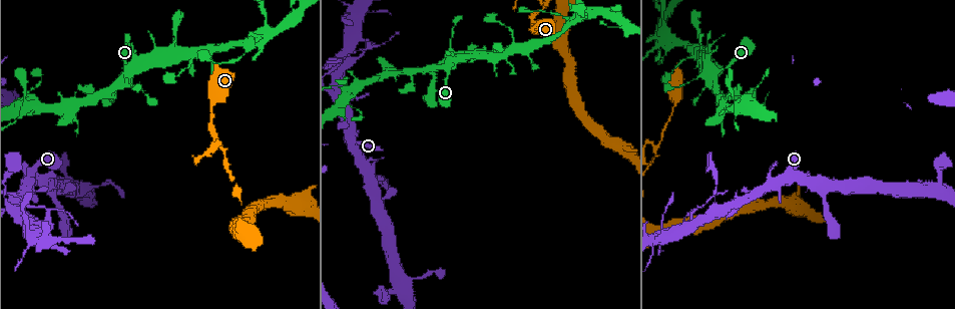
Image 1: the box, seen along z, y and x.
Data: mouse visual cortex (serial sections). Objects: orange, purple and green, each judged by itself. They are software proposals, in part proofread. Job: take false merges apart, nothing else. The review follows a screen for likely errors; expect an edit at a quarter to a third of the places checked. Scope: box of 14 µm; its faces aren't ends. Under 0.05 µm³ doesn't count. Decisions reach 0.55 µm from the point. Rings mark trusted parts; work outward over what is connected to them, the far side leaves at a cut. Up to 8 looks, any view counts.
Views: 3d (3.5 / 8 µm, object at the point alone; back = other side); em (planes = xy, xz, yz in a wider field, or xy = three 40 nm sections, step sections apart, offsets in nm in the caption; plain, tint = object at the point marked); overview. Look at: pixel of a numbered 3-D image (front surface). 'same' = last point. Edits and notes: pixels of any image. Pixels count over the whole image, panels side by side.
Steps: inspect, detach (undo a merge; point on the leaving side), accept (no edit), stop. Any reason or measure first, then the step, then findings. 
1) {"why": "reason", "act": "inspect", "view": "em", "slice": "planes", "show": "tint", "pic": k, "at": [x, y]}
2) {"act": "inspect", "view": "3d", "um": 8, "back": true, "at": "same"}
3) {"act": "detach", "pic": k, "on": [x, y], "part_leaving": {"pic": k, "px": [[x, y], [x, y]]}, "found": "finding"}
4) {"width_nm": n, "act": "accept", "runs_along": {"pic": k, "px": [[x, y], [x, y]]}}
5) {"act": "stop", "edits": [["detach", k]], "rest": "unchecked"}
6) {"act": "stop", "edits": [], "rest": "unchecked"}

{"why": "abrupt turn", "act": "inspect", "view": "3d", "um": 3.5, "pic": 1, "at": [712, 69]}

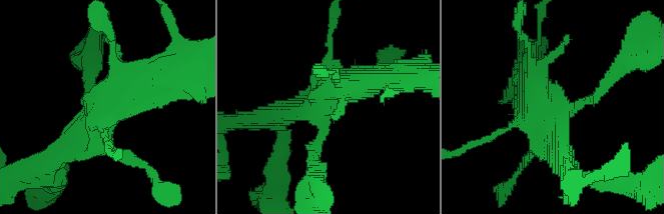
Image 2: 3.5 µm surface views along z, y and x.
{"why": "need the tissue", "act": "inspect", "view": "em", "slice": "xy", "step": 3, "show": "plain", "pic": 2, "at": [322, 99]}

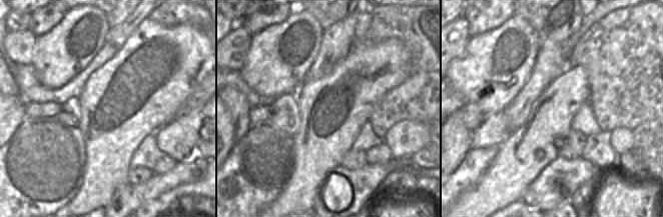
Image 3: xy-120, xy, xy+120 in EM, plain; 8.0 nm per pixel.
{"why": "with the object marked", "act": "inspect", "view": "em", "slice": "xy", "step": 3, "show": "tint", "at": "same"}

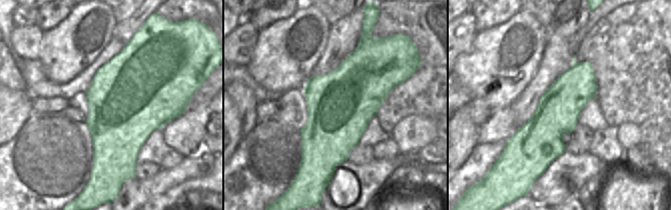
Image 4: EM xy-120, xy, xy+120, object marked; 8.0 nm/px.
{"act": "accept", "runs_along": {"pic": 2, "px": [[313, 155], [322, 99], [379, 79]]}, "found": "one cell here"}

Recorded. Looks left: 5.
{"why": "three-way junction", "act": "inspect", "view": "3d", "um": 3.5, "pic": 1, "at": [695, 54]}

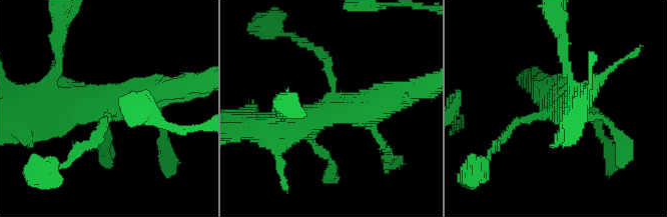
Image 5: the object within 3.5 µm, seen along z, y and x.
{"why": "shape alone is not enough", "act": "inspect", "view": "em", "slice": "planes", "show": "tint", "pic": 5, "at": [337, 112]}

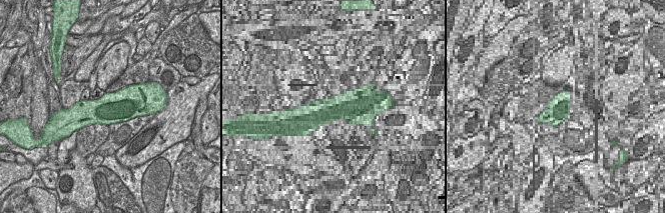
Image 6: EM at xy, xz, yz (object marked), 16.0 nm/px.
{"act": "accept", "runs_along": {"pic": 5, "px": [[272, 128], [399, 98]]}, "found": "continuous, no second cell"}

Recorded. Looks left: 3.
{"act": "inspect", "view": "3d", "um": 3.5, "pic": 1, "at": [677, 41]}

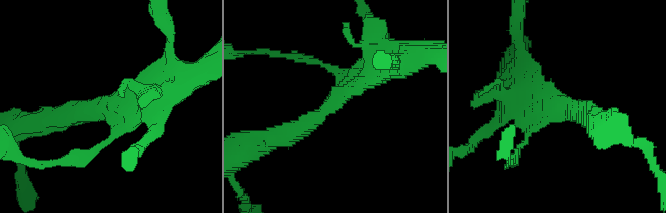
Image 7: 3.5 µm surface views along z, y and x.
{"arms": 3, "arm_widths_nm": [100, 300, 400], "act": "inspect", "view": "em", "slice": "planes", "show": "tint", "pic": 7, "at": [342, 97]}

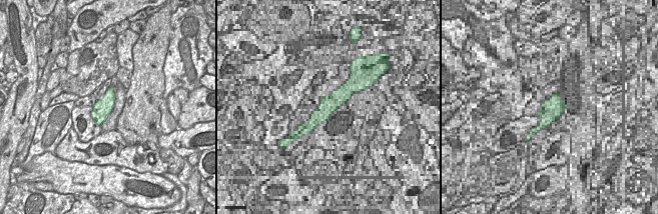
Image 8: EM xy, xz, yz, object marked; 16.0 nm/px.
{"act": "accept", "runs_along": {"pic": 7, "px": [[284, 136], [393, 64]]}, "found": "one cell here"}

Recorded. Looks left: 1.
{"act": "stop", "edits": [], "rest": "unchecked"}

